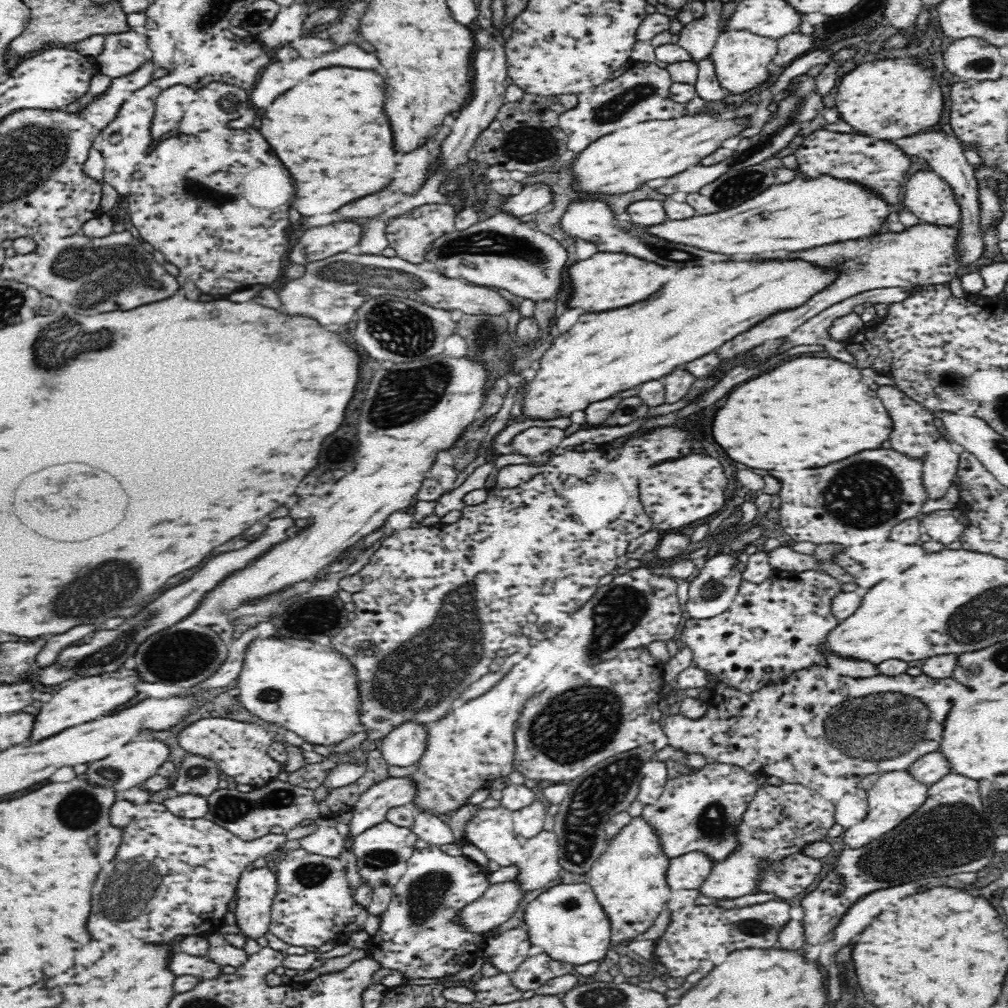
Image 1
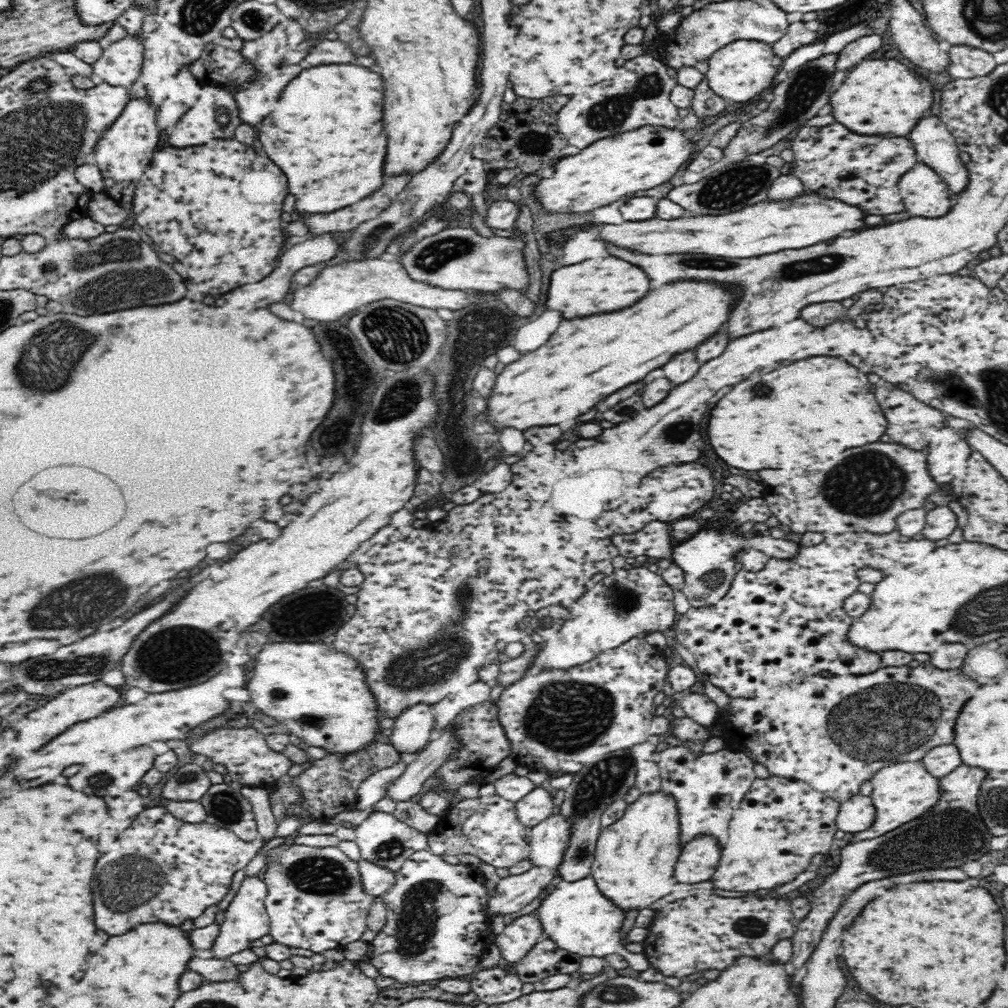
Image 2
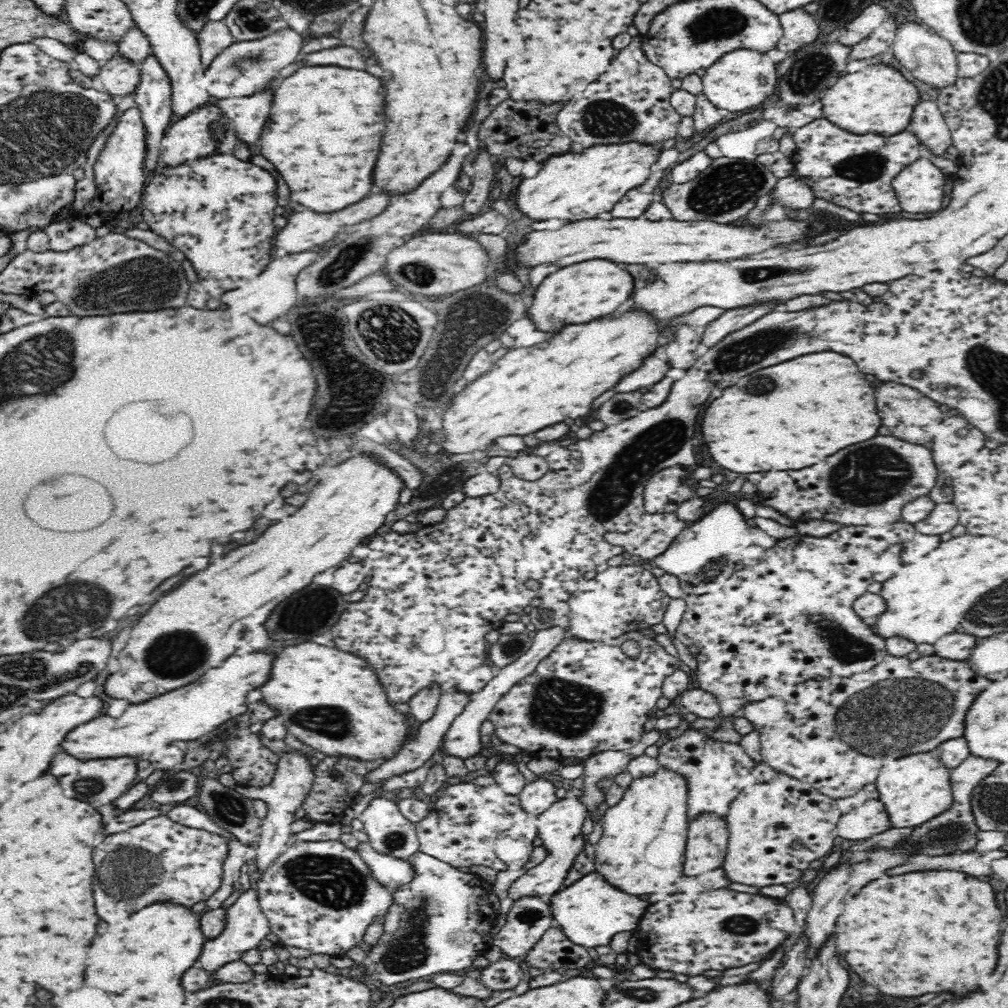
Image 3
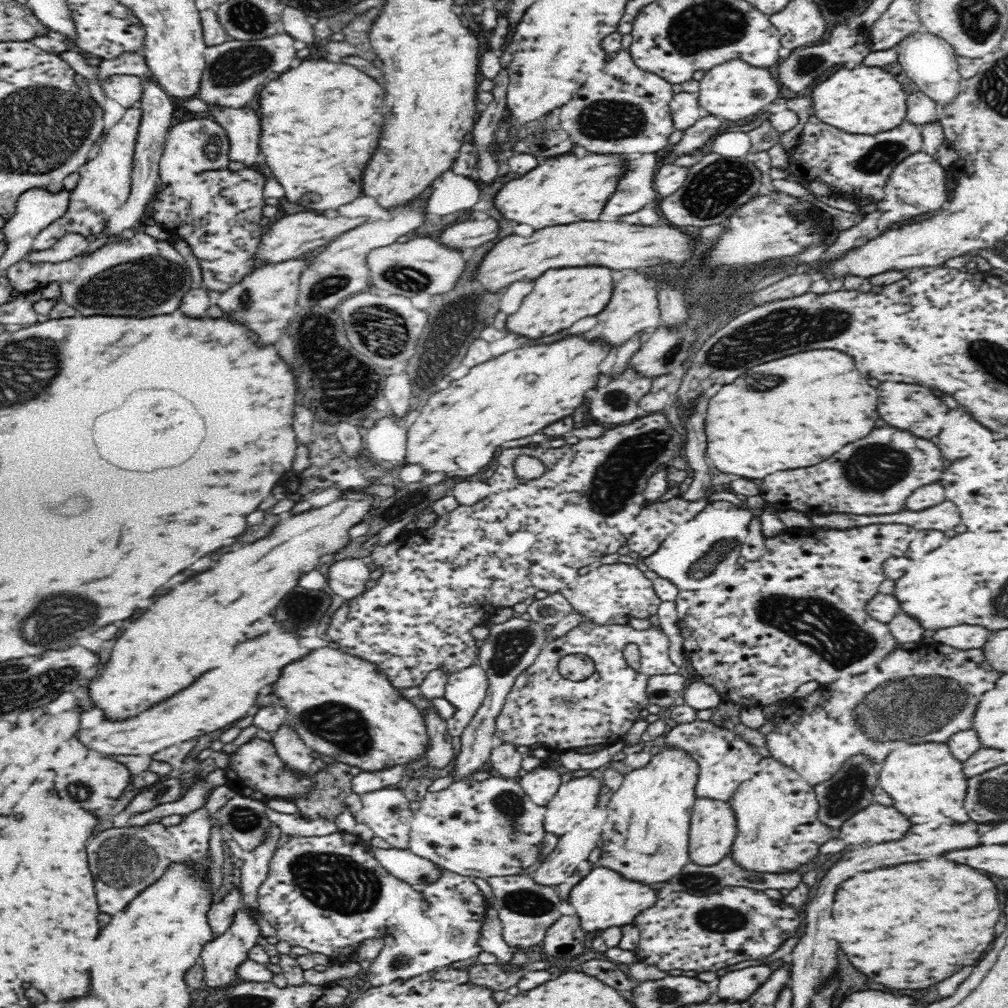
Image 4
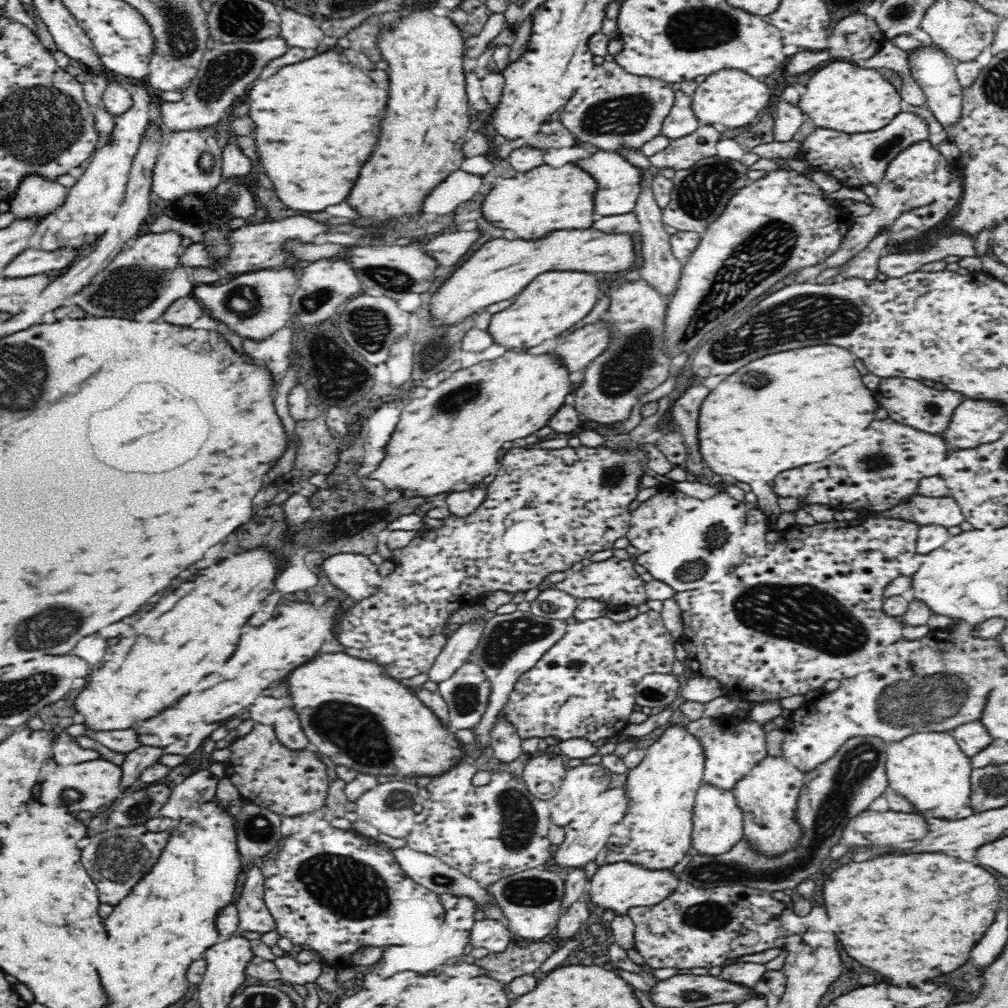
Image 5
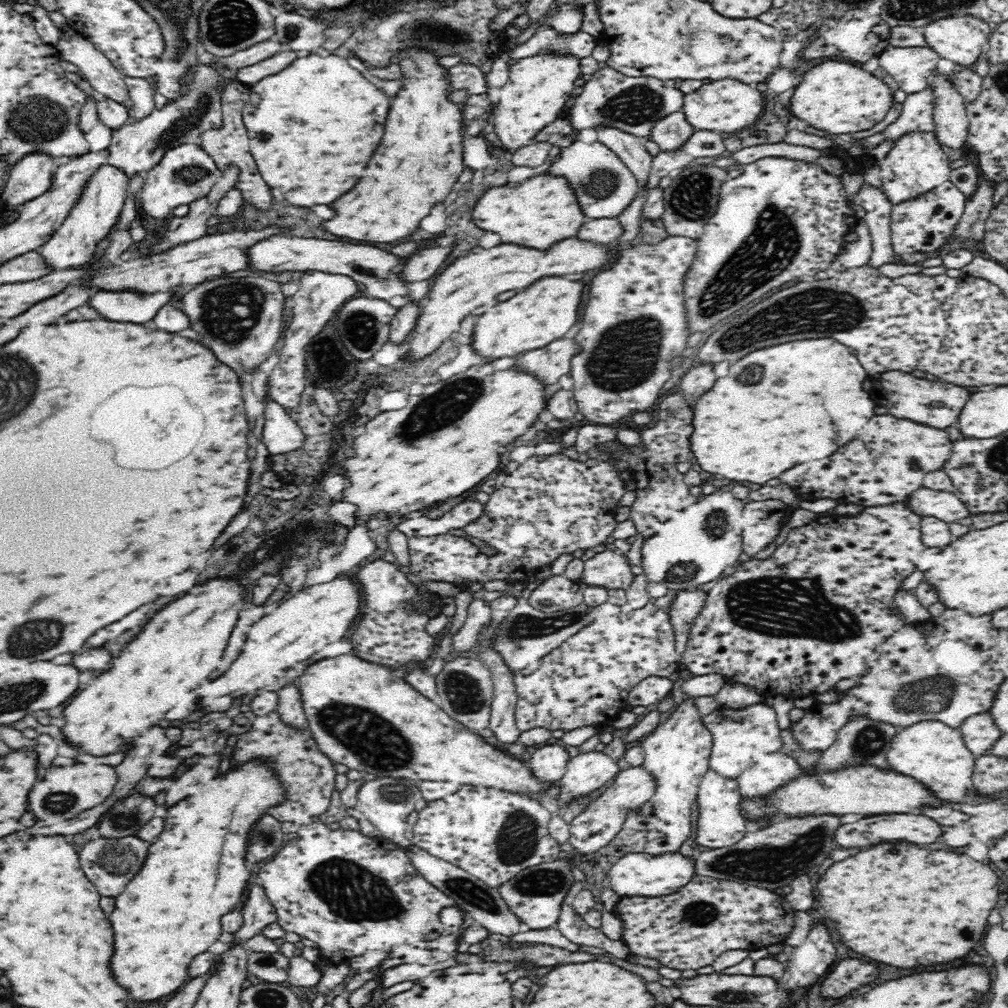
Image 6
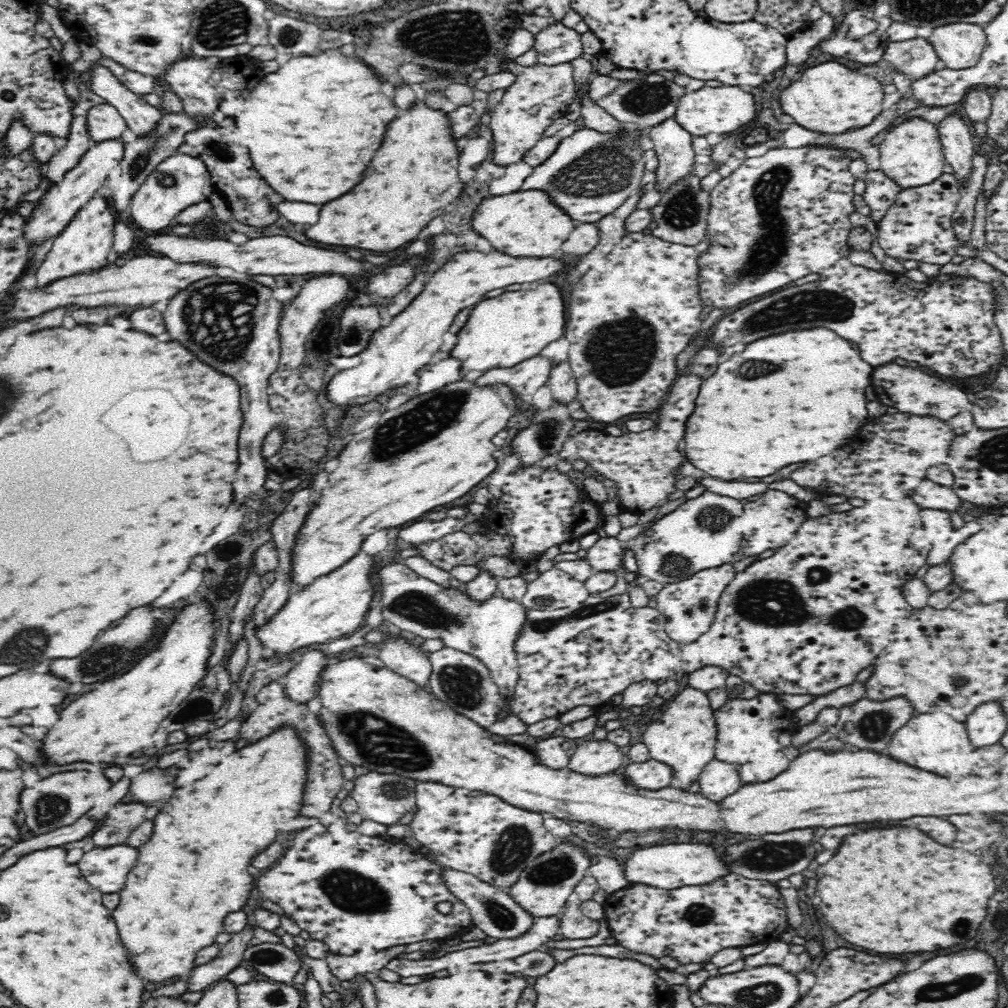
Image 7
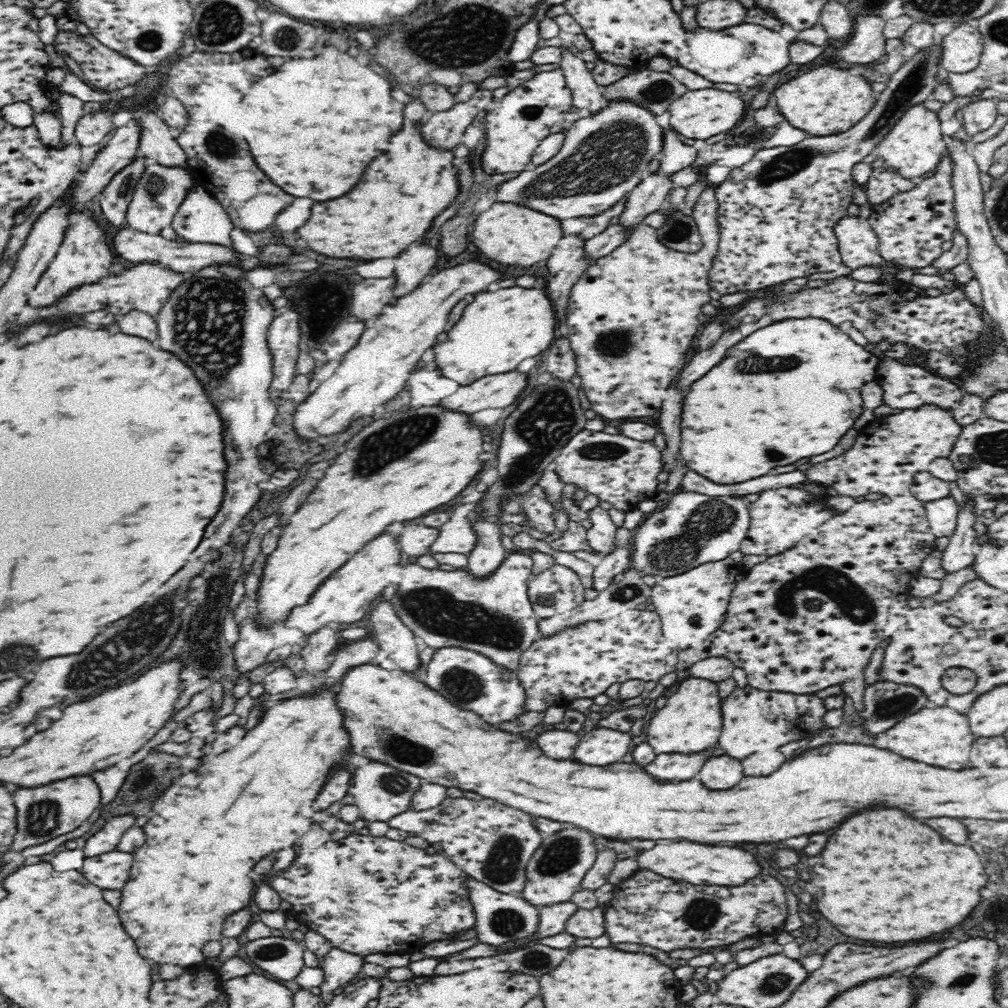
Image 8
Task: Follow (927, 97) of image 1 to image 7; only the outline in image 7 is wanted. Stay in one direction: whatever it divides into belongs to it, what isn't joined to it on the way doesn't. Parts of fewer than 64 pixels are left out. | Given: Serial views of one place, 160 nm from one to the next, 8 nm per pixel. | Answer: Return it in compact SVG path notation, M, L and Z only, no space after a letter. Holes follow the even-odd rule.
M824 62L804 70L802 78L792 82L780 92L782 110L812 132L821 134L843 134L850 128L862 128L874 121L874 118L886 110L888 97L883 86L866 76L848 70L838 62Z

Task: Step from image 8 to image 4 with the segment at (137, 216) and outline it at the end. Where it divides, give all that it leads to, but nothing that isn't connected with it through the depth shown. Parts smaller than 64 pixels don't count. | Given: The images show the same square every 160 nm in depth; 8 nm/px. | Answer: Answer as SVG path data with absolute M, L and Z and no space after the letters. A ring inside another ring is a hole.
M206 118L180 122L167 132L163 154L159 160L159 186L176 184L179 180L205 172L224 170L228 166L228 159L228 135L220 124Z

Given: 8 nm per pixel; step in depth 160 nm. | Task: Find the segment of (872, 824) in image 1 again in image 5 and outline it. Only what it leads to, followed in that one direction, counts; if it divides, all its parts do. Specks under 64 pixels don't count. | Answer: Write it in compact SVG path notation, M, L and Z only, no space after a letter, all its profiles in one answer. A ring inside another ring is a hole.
M922 731L910 734L898 742L888 743L886 774L890 788L898 790L902 796L922 812L926 820L930 818L962 819L978 814L971 807L970 770L971 757L959 747L952 732Z

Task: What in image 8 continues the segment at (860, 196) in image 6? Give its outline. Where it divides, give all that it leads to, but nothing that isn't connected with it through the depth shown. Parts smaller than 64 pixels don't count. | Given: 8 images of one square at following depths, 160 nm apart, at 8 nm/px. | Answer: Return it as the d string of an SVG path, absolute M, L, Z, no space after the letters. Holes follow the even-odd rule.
M885 168L872 170L868 182L866 182L867 202L872 204L882 204L895 194L912 190L914 184L909 178L904 178L896 171L888 171Z

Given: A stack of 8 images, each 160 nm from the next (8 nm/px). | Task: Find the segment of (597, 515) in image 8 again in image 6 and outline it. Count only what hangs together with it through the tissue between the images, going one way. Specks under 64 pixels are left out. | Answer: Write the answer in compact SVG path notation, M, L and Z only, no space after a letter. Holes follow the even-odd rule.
M606 549L584 561L584 578L579 584L628 590L635 576L628 558L618 550Z

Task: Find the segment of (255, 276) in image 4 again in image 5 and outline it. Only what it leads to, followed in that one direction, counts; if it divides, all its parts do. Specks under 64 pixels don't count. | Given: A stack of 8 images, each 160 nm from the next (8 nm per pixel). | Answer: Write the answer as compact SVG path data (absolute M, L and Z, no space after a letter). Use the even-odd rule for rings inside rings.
M262 269L251 273L242 273L241 275L228 276L220 286L212 284L196 284L194 298L204 306L206 312L218 322L223 322L226 326L235 332L240 338L250 339L252 341L261 341L272 336L279 328L284 328L288 318L291 315L292 294L298 288L299 280L294 276L295 269Z

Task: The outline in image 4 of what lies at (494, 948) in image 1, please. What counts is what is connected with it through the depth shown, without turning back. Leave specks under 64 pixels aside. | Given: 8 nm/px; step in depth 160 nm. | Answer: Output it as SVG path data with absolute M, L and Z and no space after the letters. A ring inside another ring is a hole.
M520 873L510 876L490 877L487 880L492 887L494 909L498 911L503 930L504 940L513 949L539 947L547 930L561 916L562 899L556 893L556 886L536 882L533 873Z

